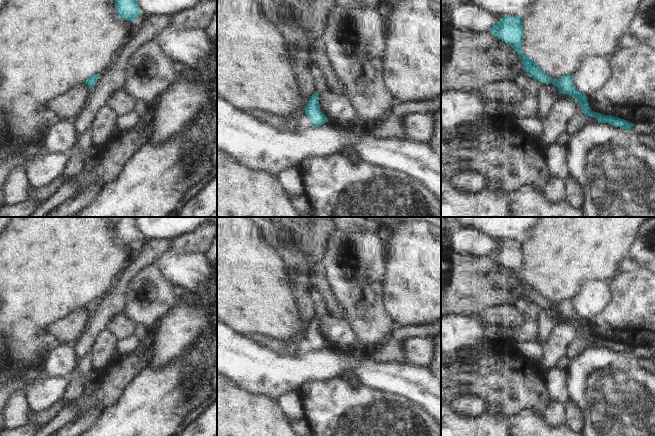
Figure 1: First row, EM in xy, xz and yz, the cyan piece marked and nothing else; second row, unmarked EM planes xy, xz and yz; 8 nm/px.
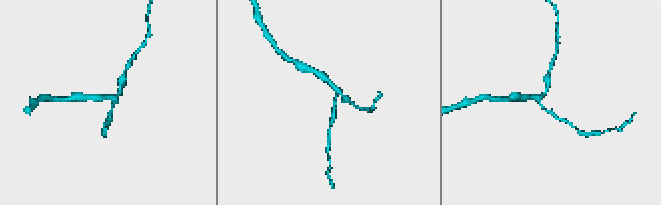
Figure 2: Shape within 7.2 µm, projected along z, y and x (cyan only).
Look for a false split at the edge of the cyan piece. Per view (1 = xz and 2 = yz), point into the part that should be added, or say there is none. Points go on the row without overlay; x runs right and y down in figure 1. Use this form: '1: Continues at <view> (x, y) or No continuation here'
1: No continuation here
2: No continuation here

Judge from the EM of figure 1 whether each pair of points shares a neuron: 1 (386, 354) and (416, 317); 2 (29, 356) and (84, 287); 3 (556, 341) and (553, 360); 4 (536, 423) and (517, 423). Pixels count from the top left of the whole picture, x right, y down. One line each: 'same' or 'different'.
1: different
2: same
3: same
4: same

